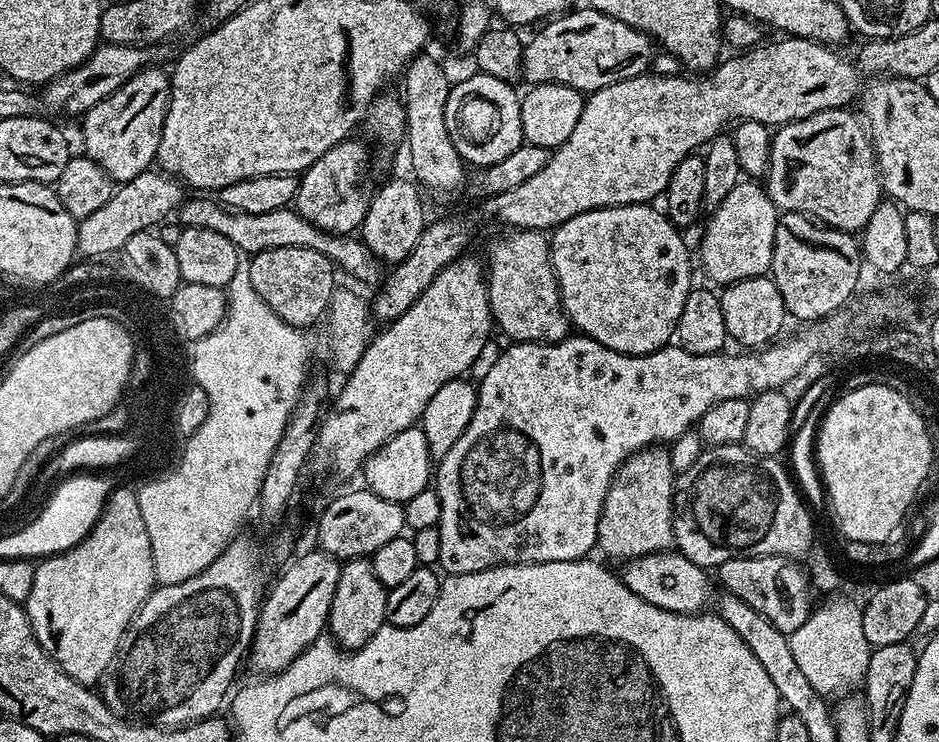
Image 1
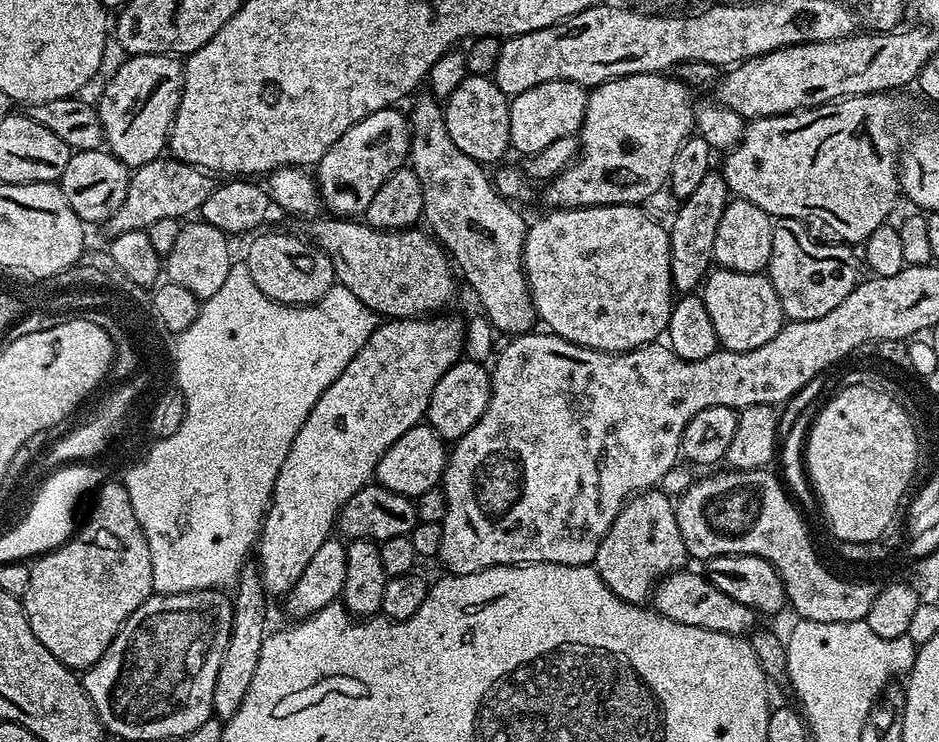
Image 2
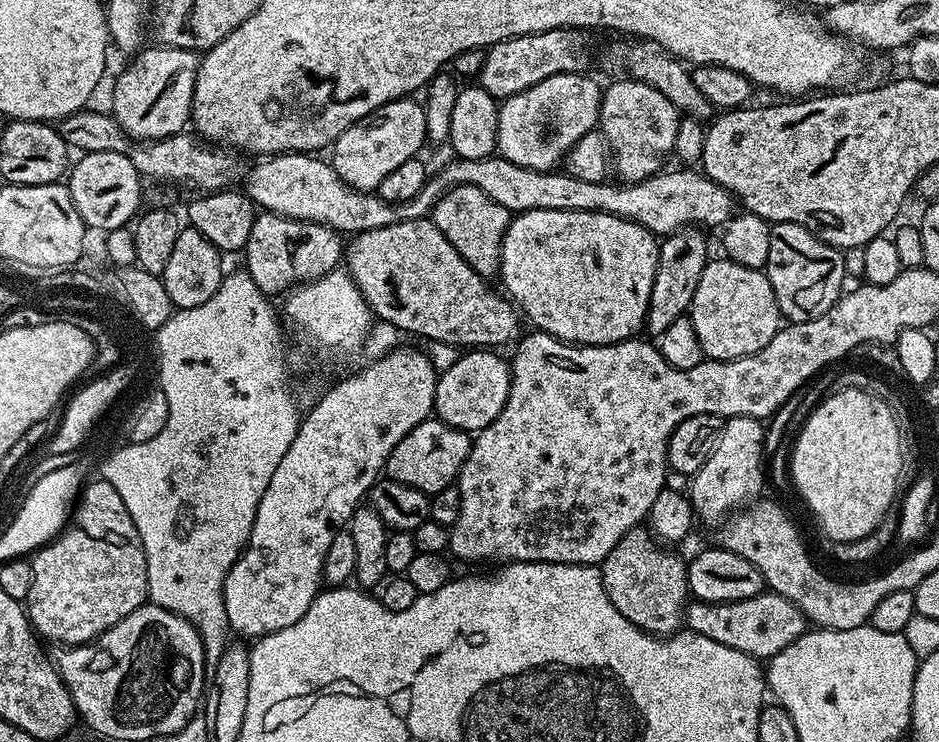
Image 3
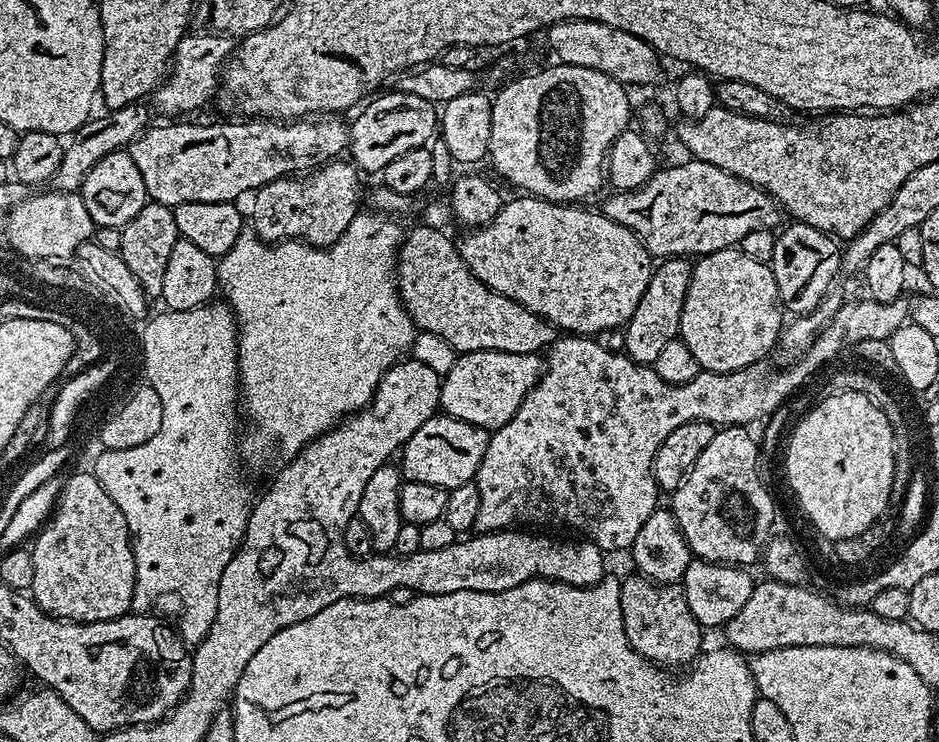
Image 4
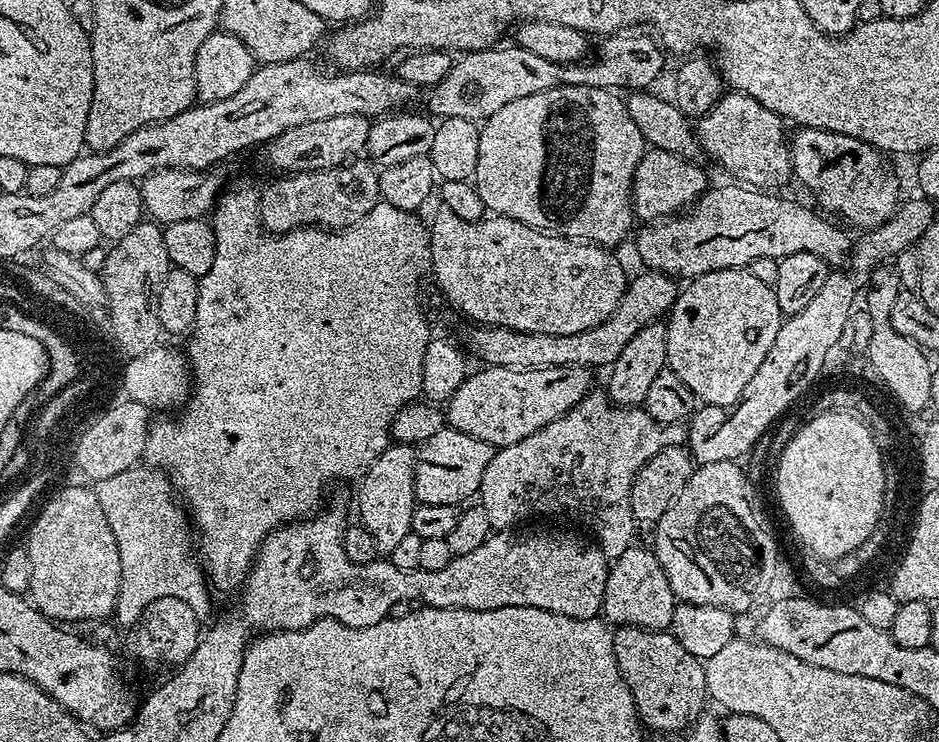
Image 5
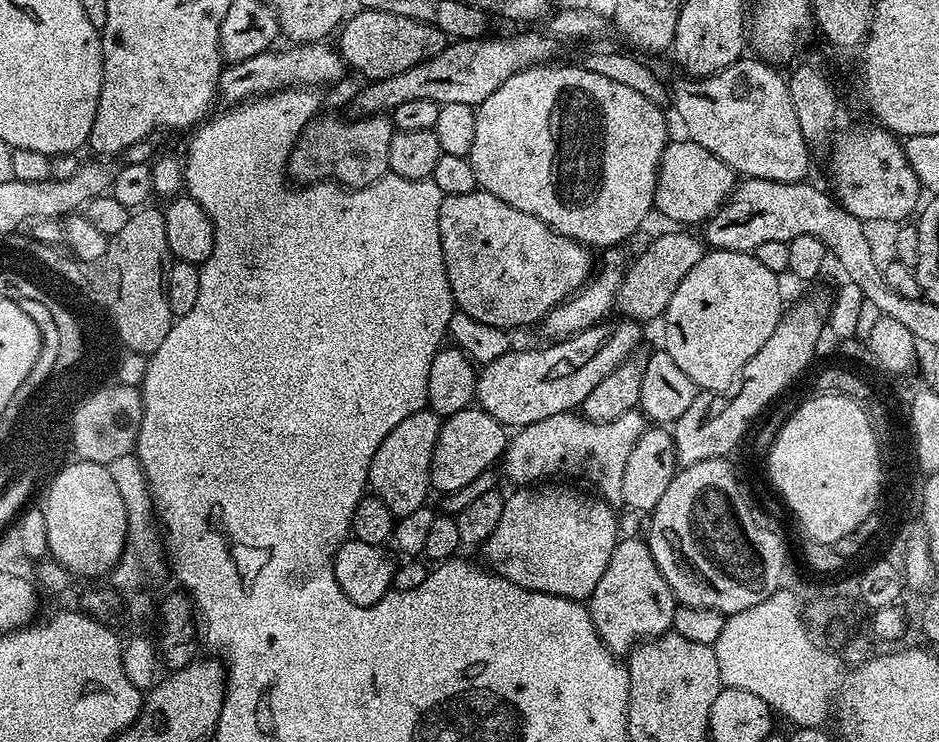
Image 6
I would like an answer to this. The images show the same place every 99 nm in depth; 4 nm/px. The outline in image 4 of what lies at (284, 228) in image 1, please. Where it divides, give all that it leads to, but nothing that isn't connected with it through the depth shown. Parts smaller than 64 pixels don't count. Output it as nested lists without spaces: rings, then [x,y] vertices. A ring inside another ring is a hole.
[[[418,226],[404,237],[396,258],[394,269],[396,291],[404,308],[410,314],[412,323],[420,332],[429,332],[447,342],[457,353],[465,352],[509,352],[510,354],[540,354],[557,339],[557,329],[534,314],[526,306],[498,294],[472,273],[460,257],[459,247],[453,238],[440,234],[425,226]]]

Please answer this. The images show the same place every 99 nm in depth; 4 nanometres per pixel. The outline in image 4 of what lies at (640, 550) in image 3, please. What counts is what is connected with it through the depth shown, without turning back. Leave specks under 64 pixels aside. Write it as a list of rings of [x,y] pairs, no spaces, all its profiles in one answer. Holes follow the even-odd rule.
[[[631,575],[620,580],[622,622],[630,646],[643,660],[648,660],[664,670],[680,667],[683,669],[691,665],[702,652],[702,626],[696,621],[694,614],[690,614],[683,587],[676,582],[657,584],[646,576]]]

